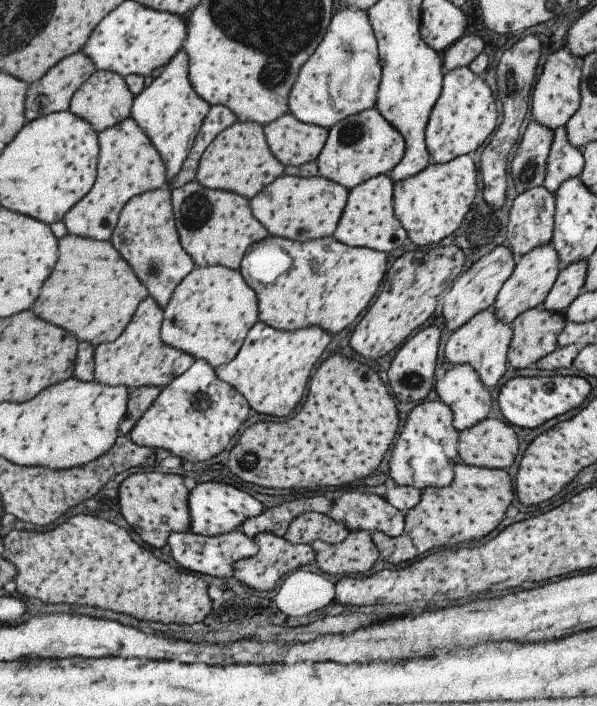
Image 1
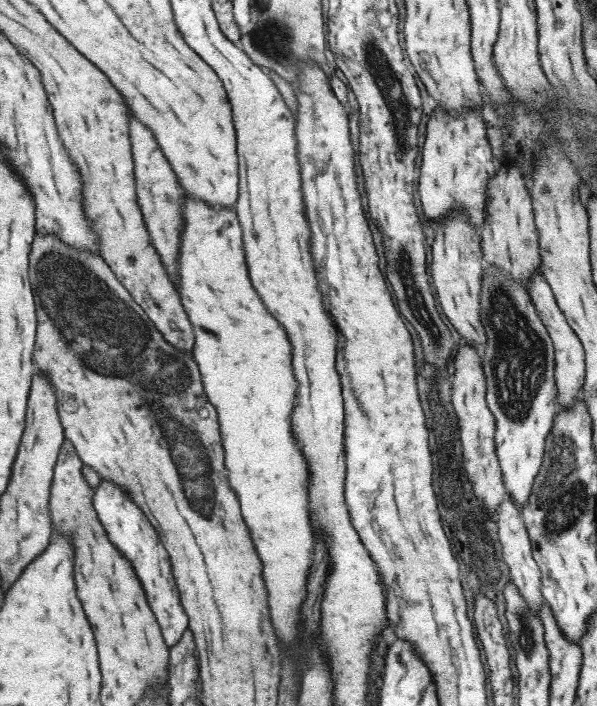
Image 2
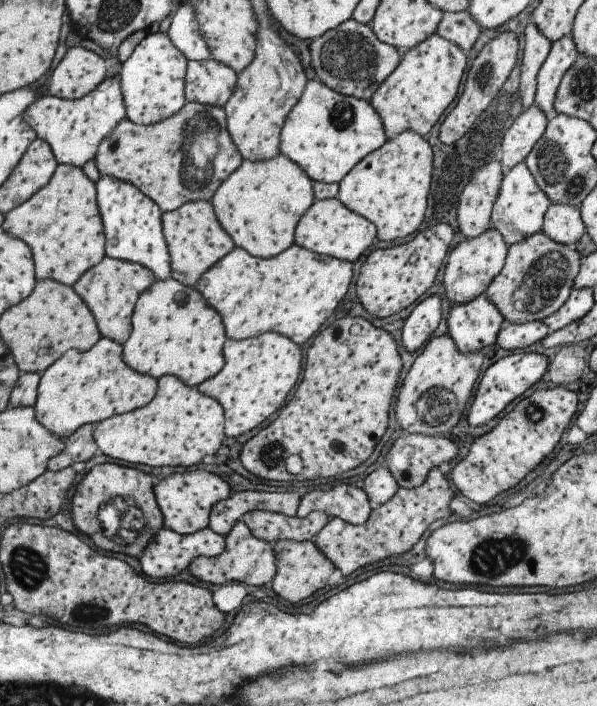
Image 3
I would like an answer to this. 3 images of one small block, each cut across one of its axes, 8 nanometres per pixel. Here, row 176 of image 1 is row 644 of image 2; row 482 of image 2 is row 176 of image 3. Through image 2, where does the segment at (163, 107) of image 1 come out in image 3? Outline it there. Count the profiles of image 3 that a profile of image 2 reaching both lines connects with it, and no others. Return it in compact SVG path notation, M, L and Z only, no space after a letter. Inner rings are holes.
M99 175L94 182L96 205L104 230L104 254L112 259L139 263L149 269L155 280L171 276L169 255L162 233L159 207L130 182Z

